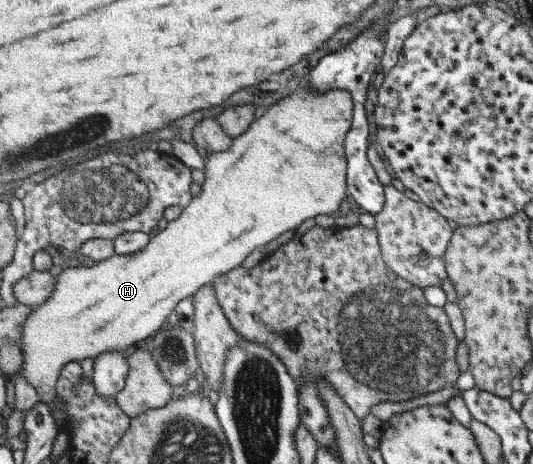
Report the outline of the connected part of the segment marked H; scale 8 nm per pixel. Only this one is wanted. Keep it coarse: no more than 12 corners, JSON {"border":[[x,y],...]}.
{"border":[[347,88],[207,154],[143,250],[70,266],[16,375],[142,346],[180,301],[347,198]]}

